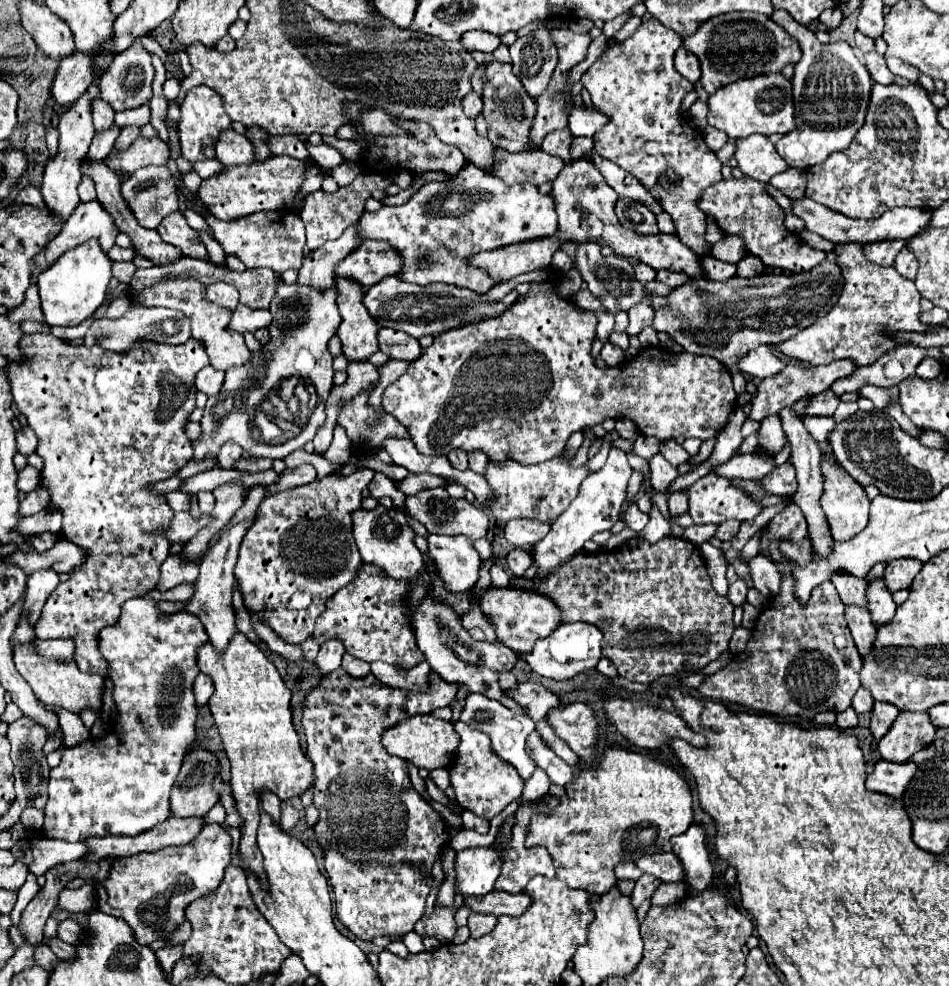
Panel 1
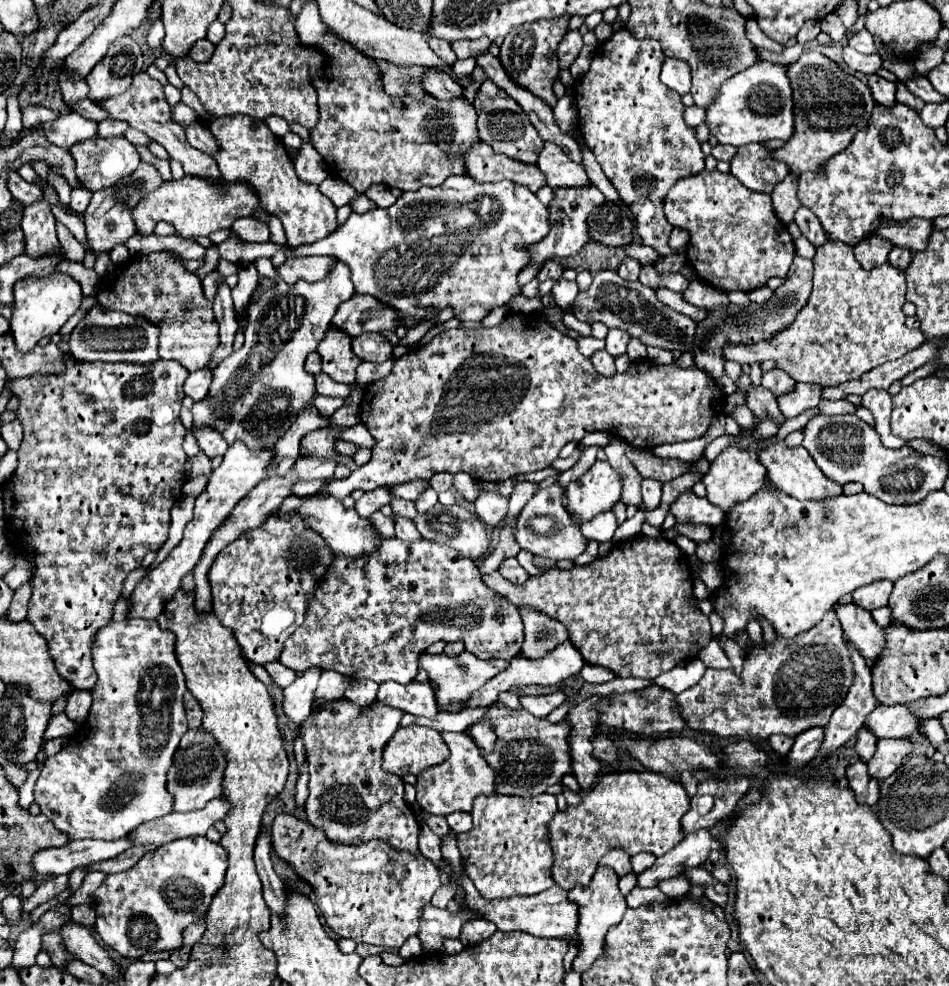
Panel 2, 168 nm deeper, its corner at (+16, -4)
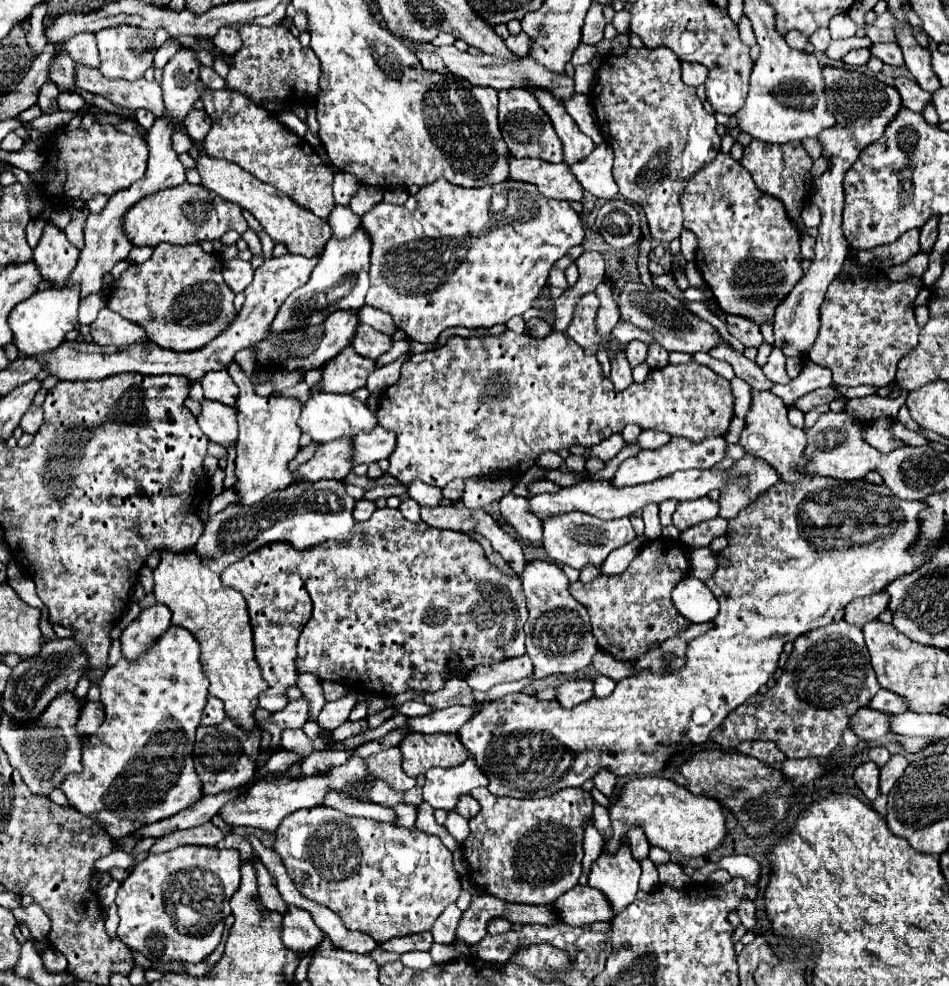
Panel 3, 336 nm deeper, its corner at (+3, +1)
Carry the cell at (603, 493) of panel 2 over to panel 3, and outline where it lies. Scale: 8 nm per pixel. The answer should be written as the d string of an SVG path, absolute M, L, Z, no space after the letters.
M671 437L671 441L659 449L653 451L641 451L637 457L629 457L625 459L617 473L613 475L613 479L609 481L613 487L627 487L627 485L639 485L639 483L647 483L665 475L671 475L675 471L687 471L687 469L709 469L713 467L717 461L721 461L725 457L725 439L723 437L709 437L701 443L691 443L689 439L683 437Z

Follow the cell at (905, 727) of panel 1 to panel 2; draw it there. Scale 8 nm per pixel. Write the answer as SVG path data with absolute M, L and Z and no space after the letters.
M906 738L900 740L878 740L874 758L868 762L868 774L876 780L886 780L902 760L912 752L912 744Z

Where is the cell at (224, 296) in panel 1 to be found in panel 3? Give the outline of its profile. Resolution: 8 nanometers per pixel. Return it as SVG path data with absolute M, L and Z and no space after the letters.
M229 259L229 261L225 261L223 277L225 277L227 287L233 293L241 293L251 283L251 279L253 279L253 267L249 265L249 261Z

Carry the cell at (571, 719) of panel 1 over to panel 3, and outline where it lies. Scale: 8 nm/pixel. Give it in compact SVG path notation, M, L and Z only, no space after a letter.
M601 769L595 777L593 777L595 787L605 795L611 797L613 795L613 787L615 787L615 775L609 769Z

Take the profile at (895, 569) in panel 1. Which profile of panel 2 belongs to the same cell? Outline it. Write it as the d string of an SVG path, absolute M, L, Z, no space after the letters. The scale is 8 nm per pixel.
M878 580L876 584L868 584L864 588L858 588L852 594L852 602L864 610L882 608L888 604L890 592L892 592L892 582L890 580Z

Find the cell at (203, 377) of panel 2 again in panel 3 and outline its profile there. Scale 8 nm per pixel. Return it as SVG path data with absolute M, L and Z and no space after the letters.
M211 371L209 375L205 375L205 379L201 379L201 385L205 391L205 399L219 401L229 407L233 407L237 395L239 395L237 385L233 383L233 379L229 377L227 371Z

